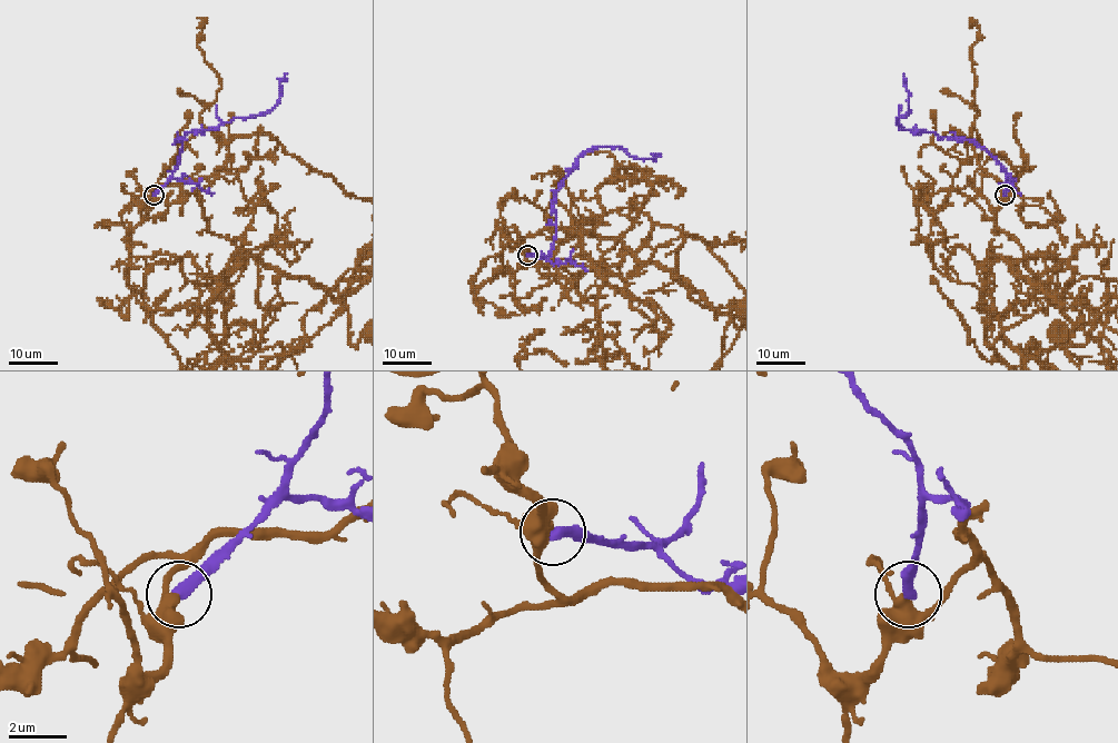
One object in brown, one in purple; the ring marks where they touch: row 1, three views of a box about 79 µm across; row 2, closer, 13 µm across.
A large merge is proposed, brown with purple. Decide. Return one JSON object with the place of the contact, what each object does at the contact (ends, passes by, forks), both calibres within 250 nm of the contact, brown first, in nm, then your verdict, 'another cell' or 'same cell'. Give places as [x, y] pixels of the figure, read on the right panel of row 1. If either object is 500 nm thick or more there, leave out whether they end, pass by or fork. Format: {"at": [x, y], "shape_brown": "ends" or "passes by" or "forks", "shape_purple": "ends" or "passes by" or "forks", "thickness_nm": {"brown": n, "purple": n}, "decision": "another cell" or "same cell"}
{"at": [1005, 195], "thickness_nm": {"brown": 550, "purple": 440}, "decision": "another cell"}

